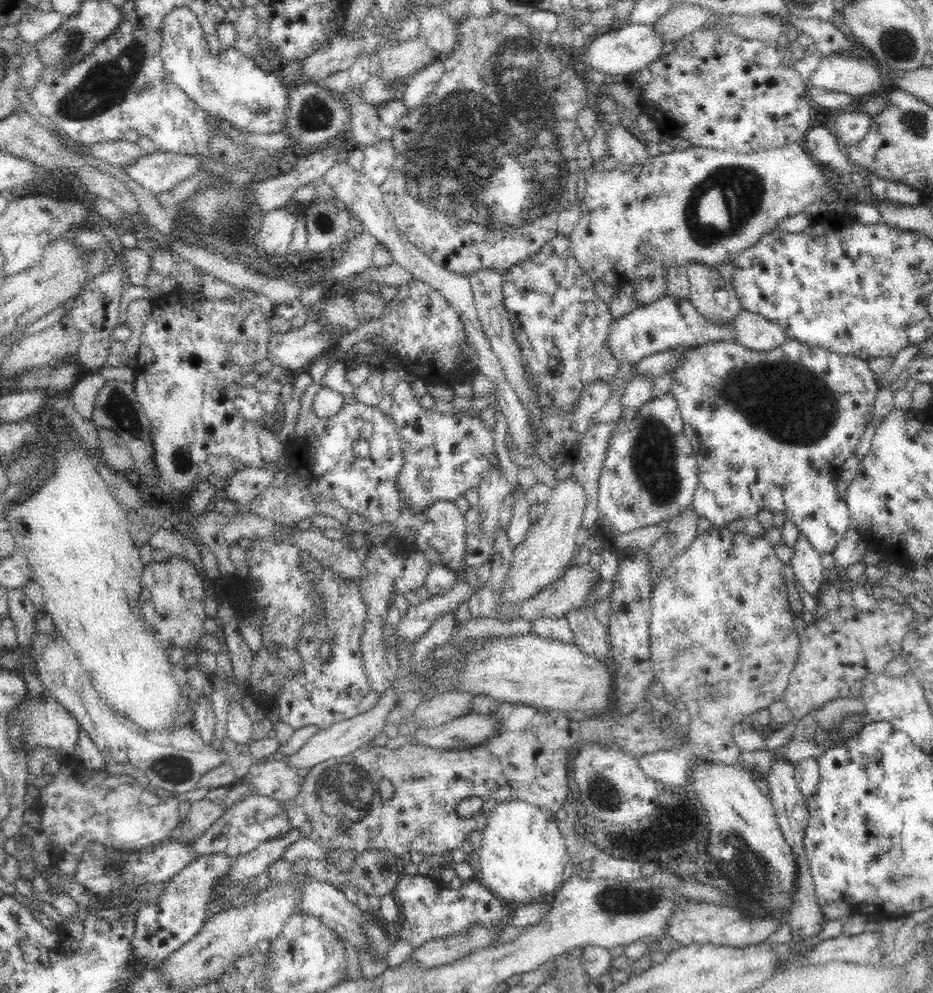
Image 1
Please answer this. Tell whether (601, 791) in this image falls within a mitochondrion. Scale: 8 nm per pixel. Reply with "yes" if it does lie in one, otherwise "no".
yes

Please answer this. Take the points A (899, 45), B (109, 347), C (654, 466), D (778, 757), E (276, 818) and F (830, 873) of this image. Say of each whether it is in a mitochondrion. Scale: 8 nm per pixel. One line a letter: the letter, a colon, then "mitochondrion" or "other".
A: mitochondrion
B: other
C: mitochondrion
D: other
E: other
F: other

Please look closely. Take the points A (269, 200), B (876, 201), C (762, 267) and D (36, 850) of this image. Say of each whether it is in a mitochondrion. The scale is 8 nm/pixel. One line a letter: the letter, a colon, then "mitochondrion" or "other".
A: other
B: other
C: other
D: other

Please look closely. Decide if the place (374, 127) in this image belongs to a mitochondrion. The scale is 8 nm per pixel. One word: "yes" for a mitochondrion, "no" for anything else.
no

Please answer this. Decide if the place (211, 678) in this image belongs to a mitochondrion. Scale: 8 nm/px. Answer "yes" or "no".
no

